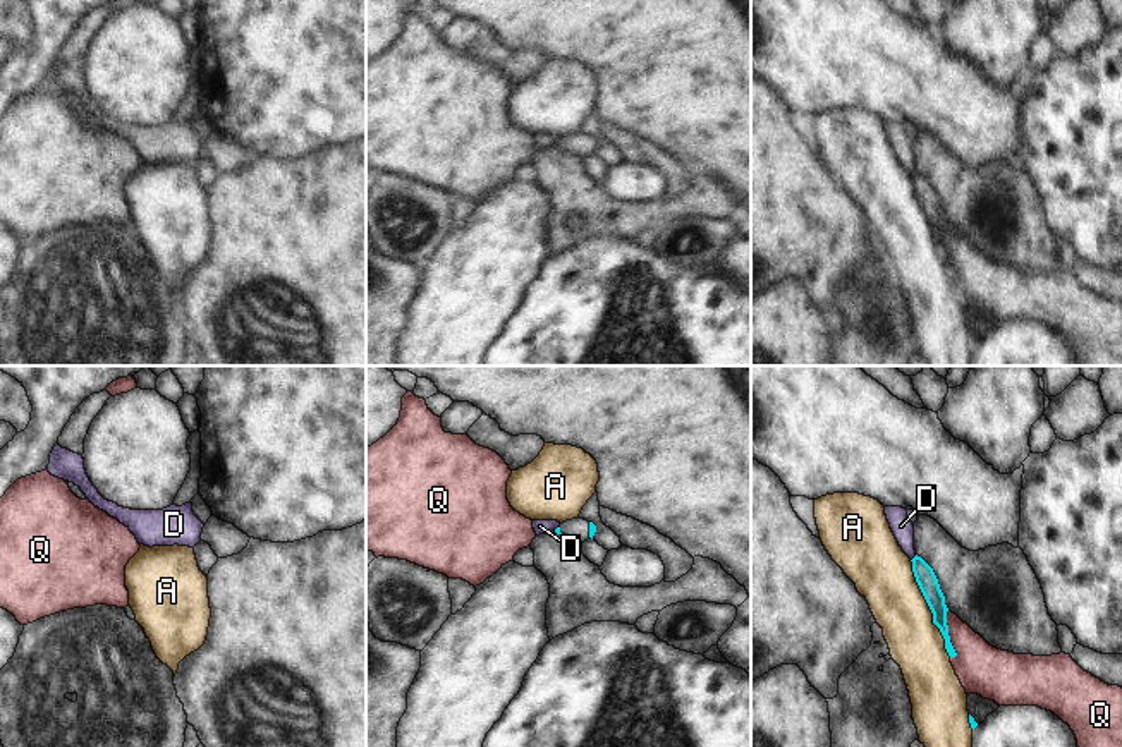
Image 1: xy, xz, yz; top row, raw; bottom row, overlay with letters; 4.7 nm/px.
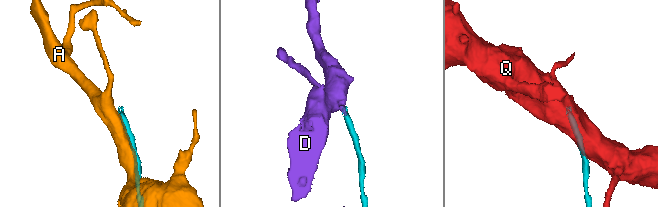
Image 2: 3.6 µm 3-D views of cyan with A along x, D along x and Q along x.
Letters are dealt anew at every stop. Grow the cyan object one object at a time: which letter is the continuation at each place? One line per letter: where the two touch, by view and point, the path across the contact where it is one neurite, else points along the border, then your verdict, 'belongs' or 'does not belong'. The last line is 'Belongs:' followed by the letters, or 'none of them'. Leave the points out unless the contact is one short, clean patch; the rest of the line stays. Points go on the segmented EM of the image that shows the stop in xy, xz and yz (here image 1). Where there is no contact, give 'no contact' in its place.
A: meets cyan in yz at (930, 608); does not belong
D: meets cyan in yz at (913, 558); border along yz (916, 555), (911, 560); does not belong
Q: meets cyan in yz at (947, 634); does not belong
Belongs: none of them

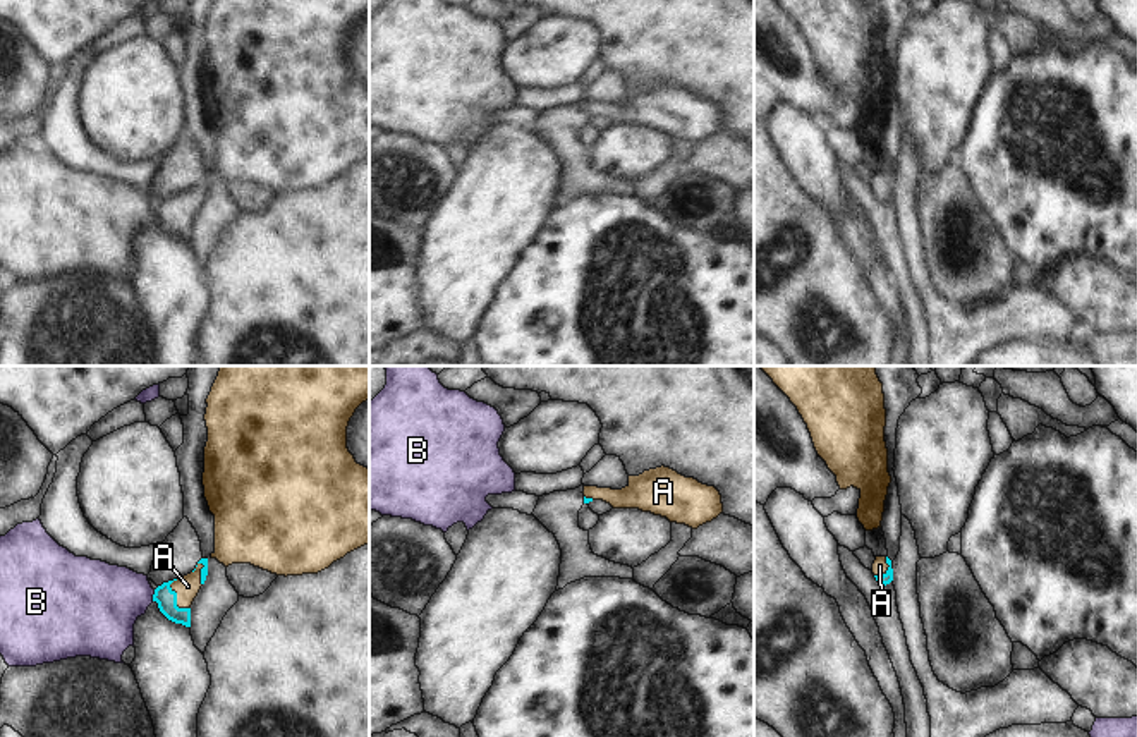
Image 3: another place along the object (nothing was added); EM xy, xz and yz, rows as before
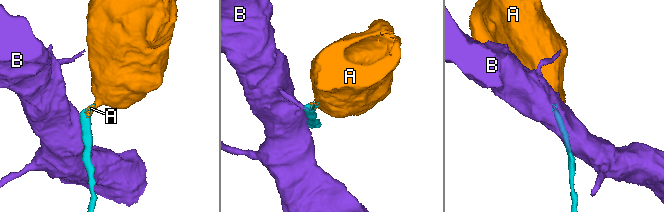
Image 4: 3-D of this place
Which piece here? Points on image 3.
A: meets cyan in xy at (176, 598); runs through xy (167, 600), (176, 598), (188, 586); belongs
B: meets cyan in xy at (153, 595); does not belong
Belongs: A

